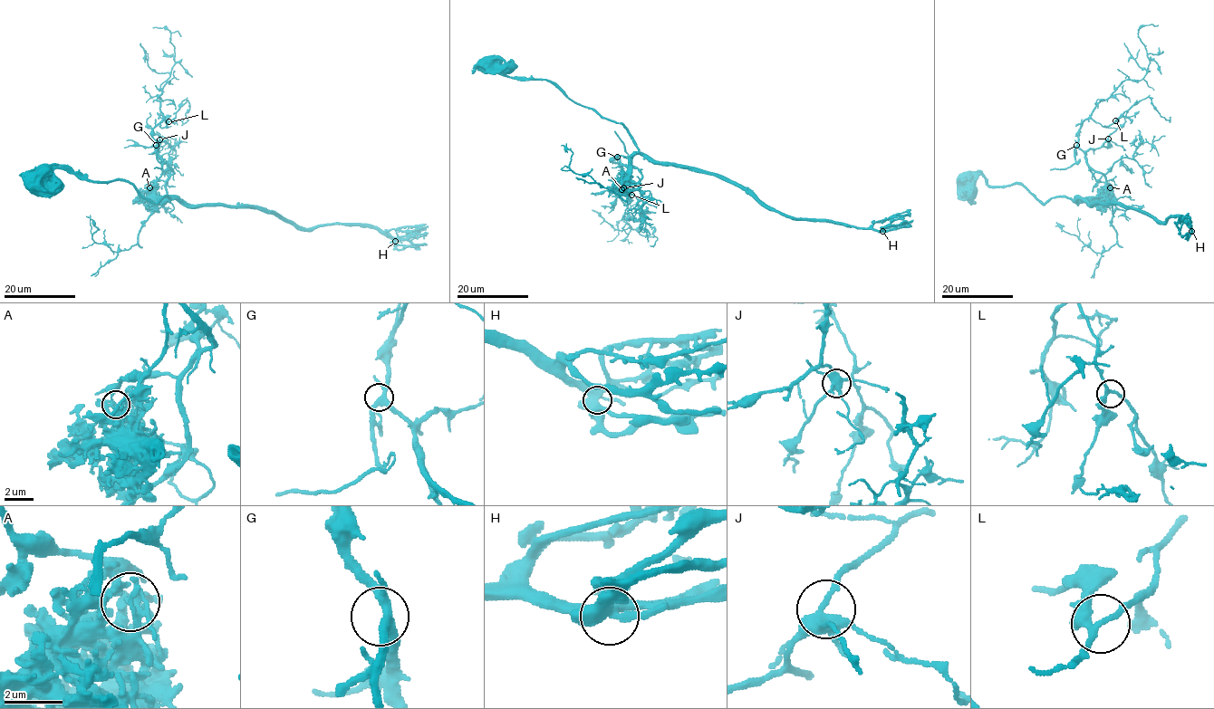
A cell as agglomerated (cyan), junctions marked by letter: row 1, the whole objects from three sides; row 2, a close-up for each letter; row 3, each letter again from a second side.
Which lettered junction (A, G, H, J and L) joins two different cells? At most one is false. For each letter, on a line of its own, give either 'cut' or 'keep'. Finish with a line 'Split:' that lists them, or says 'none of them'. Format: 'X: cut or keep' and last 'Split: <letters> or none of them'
A: cut
G: keep
H: keep
J: keep
L: keep
Split: A

